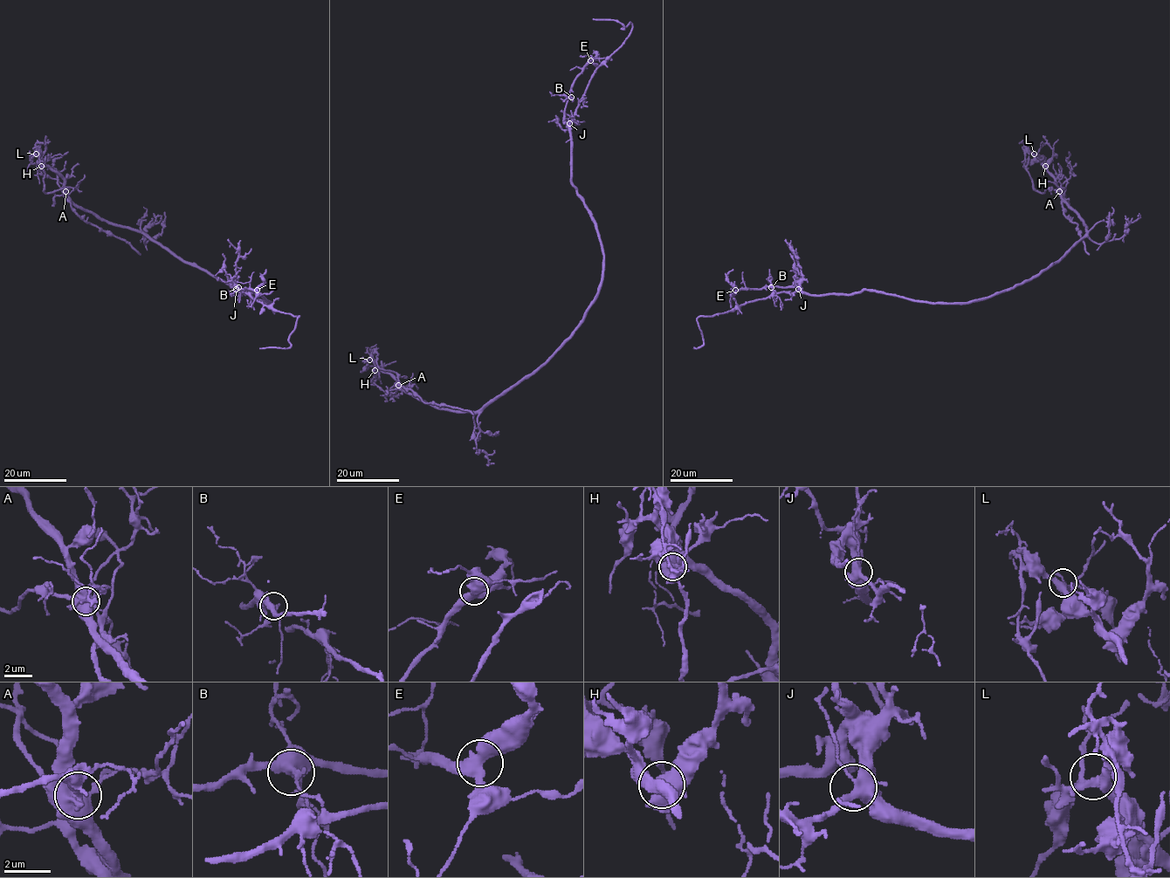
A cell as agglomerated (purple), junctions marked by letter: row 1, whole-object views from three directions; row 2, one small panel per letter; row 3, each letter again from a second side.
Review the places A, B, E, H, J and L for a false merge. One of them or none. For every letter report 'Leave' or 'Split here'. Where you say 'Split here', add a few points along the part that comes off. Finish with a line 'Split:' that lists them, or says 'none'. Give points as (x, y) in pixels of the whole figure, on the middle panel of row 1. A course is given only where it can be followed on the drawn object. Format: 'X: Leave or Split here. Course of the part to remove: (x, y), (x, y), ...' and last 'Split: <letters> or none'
A: Split here. Course of the part to remove: (399, 385), (399, 388), (410, 389), (424, 402), (470, 410), (473, 414)
B: Leave
E: Leave
H: Leave
J: Leave
L: Leave
Split: A

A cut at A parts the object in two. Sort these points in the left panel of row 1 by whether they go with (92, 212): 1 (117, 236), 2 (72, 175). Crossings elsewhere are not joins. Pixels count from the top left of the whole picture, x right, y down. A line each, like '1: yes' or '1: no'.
1: no
2: yes

